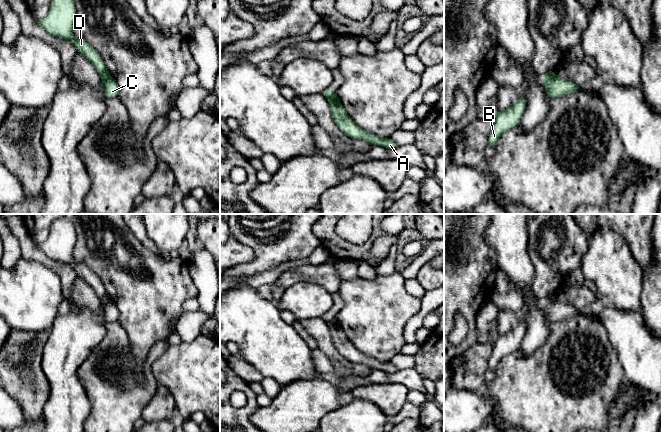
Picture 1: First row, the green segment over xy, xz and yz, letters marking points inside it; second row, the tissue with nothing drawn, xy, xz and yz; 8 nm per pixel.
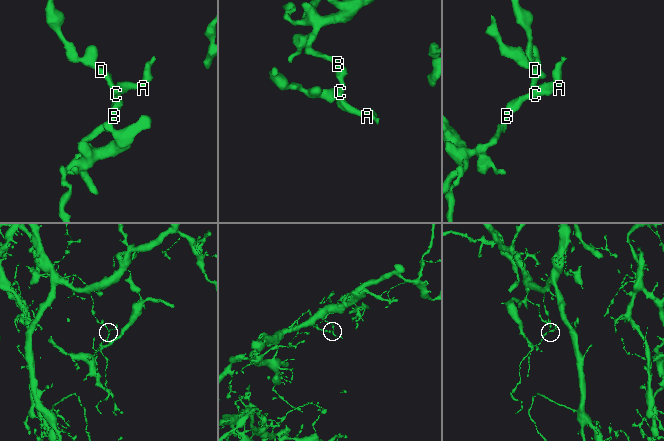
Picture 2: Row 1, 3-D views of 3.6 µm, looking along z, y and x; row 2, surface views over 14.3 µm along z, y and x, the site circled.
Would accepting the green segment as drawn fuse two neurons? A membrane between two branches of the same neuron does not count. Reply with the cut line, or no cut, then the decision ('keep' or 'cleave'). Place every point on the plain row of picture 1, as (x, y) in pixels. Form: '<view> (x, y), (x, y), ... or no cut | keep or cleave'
yz (555, 299), (544, 308) | cleave

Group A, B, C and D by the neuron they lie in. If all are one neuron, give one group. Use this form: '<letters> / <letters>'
A B C / D

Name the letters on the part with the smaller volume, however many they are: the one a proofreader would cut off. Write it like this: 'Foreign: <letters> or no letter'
Foreign: A, B, C

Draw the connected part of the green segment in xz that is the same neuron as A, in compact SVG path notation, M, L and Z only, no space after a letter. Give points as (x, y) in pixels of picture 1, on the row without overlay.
M335 317L328 323L332 341L337 351L351 363L364 364L375 370L383 370L387 373L395 373L398 369L391 362L380 362L379 360L361 353L348 339L345 332Z

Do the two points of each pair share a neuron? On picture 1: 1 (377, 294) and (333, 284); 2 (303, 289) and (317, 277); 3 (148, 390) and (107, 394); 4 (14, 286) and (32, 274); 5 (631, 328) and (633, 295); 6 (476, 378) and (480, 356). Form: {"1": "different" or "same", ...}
{"1": "different", "2": "different", "3": "same", "4": "same", "5": "different", "6": "same"}

